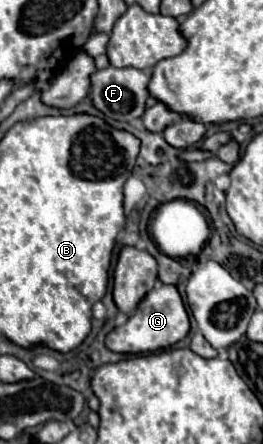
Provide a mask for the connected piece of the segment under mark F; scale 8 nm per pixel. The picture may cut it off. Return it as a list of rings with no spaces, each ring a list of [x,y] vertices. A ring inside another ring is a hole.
[[[106,67],[100,71],[94,71],[90,75],[90,101],[92,105],[106,117],[106,119],[116,119],[116,121],[134,121],[142,117],[144,113],[144,103],[148,99],[146,85],[150,81],[150,75],[140,71],[140,69],[116,69],[116,67]]]

